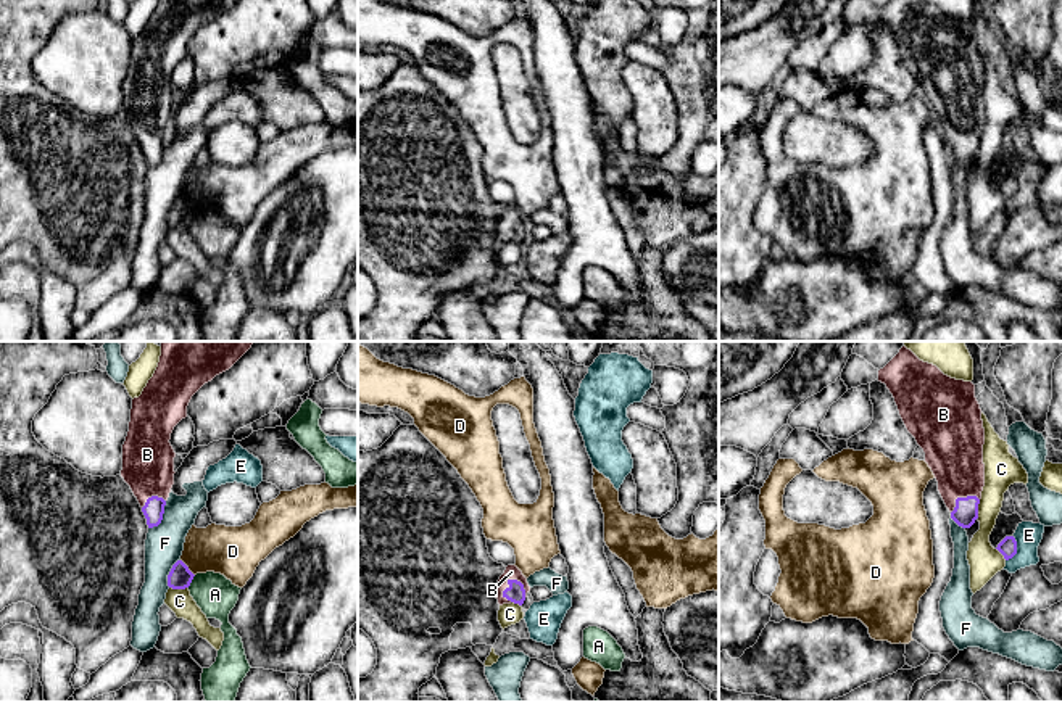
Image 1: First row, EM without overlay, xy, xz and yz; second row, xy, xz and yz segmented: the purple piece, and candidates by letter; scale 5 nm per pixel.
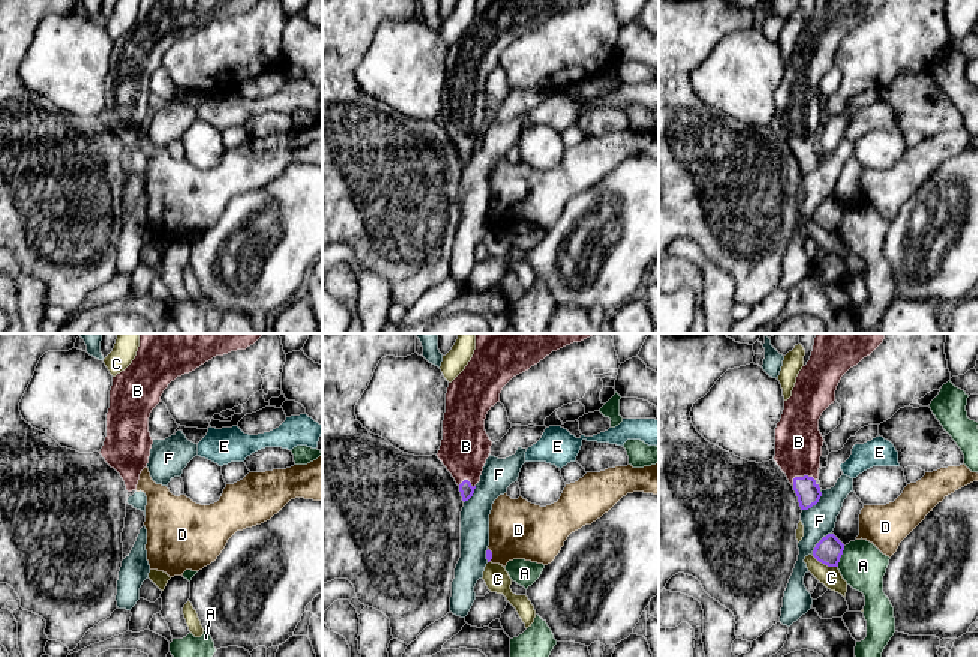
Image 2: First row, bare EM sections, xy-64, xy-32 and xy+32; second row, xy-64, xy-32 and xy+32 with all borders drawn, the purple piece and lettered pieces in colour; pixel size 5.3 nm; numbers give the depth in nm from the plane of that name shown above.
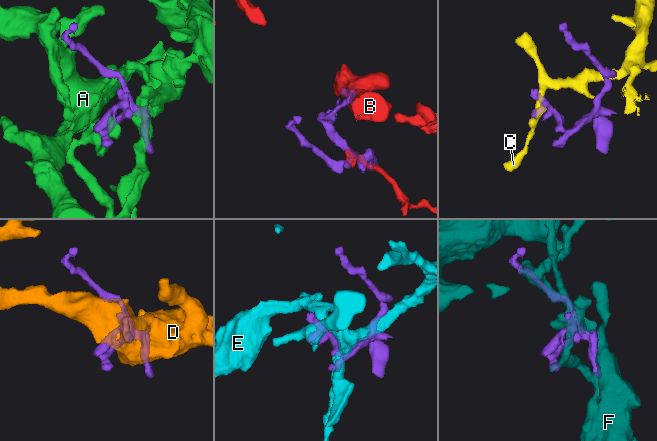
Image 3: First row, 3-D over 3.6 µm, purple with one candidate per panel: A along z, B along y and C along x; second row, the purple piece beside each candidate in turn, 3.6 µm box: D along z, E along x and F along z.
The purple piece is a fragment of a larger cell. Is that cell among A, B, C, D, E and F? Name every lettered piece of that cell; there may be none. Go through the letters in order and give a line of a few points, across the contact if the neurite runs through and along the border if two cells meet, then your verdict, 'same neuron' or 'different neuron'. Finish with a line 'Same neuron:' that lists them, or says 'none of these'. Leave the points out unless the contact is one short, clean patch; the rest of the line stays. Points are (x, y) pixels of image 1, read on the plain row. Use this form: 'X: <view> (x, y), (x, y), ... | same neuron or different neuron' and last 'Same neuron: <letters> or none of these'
A: different neuron
B: xz (516, 232), (521, 222), (511, 211) | same neuron
C: different neuron
D: xy (181, 198), (194, 214) | different neuron
E: different neuron
F: different neuron
Same neuron: B

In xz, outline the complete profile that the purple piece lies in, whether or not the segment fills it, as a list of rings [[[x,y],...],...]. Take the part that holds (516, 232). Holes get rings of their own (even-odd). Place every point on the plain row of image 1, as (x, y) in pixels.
[[[508,204],[504,213],[498,219],[496,225],[498,243],[503,245],[514,242],[522,245],[529,230],[530,225],[522,211],[516,204]]]

